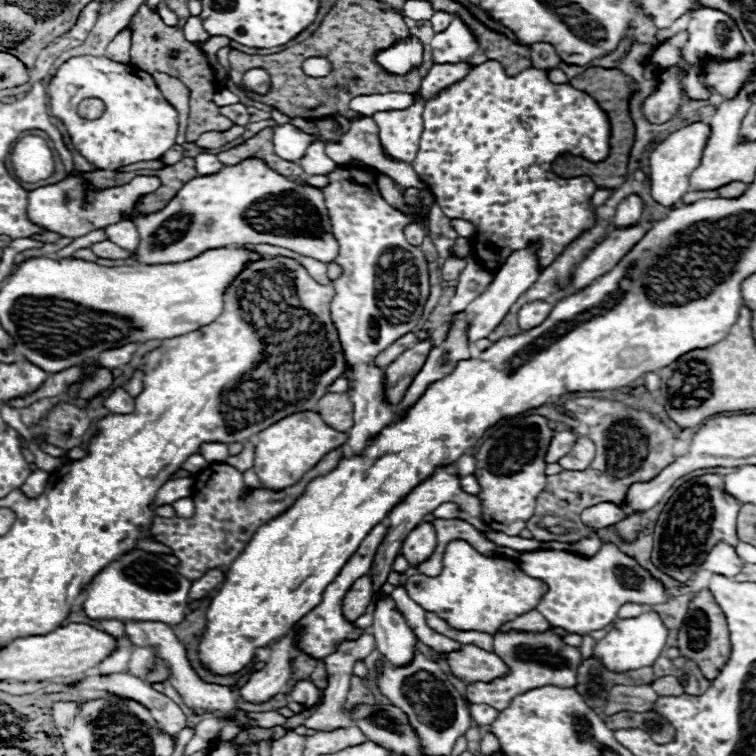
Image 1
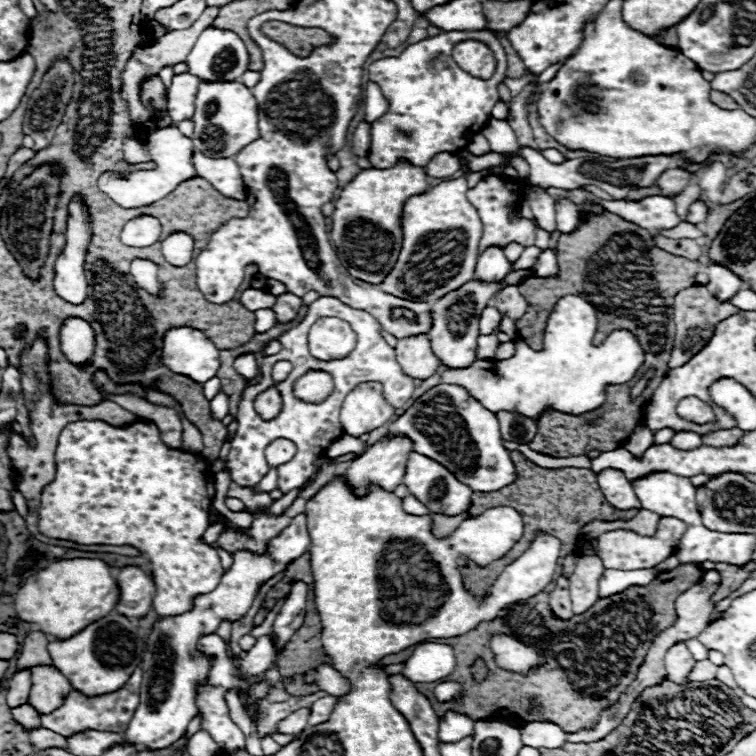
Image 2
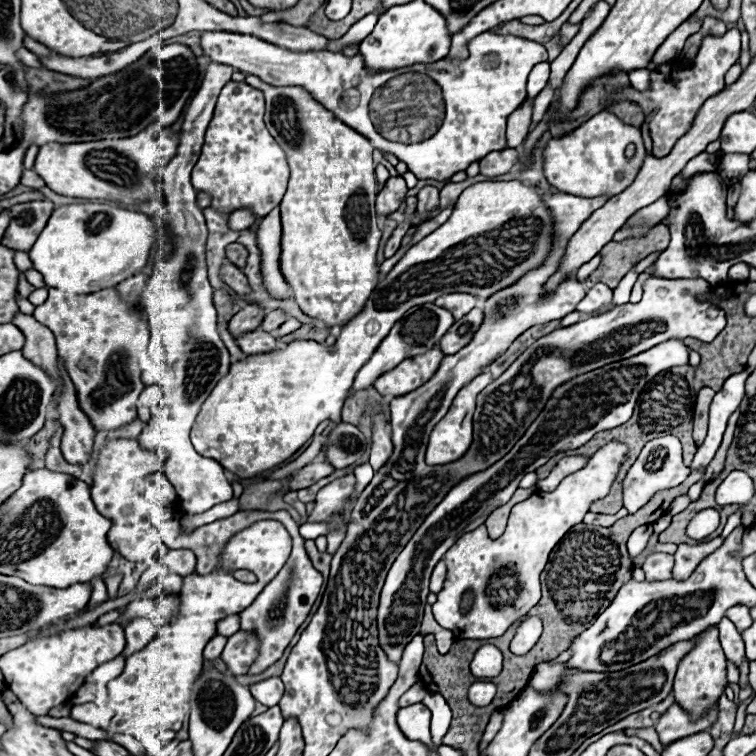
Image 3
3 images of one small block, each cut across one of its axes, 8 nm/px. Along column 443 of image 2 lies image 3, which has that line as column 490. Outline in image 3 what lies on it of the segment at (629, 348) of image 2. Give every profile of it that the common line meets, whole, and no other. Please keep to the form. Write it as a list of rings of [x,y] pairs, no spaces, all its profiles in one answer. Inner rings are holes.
[[[484,372],[480,376],[476,376],[470,384],[466,384],[454,398],[448,414],[440,420],[440,424],[436,424],[436,428],[430,434],[430,442],[428,442],[428,450],[426,450],[426,462],[430,466],[442,466],[442,464],[450,464],[460,460],[470,444],[472,444],[472,414],[474,414],[474,406],[476,406],[476,396],[492,382],[490,372]]]

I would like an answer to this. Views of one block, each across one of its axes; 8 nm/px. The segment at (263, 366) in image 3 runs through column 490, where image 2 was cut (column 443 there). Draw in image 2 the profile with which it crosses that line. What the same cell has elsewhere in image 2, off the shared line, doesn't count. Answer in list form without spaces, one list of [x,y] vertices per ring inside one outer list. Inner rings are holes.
[[[466,178],[446,180],[420,196],[412,196],[402,212],[402,250],[396,266],[384,278],[380,288],[404,300],[434,302],[444,294],[472,280],[478,260],[478,242],[482,222],[476,208],[466,200]],[[436,232],[436,234],[430,234]]]

